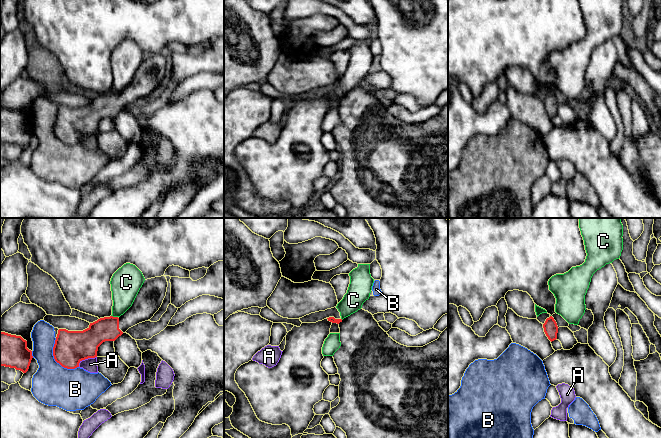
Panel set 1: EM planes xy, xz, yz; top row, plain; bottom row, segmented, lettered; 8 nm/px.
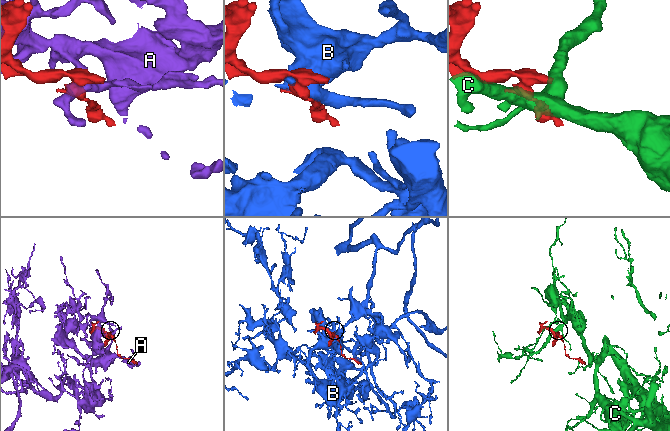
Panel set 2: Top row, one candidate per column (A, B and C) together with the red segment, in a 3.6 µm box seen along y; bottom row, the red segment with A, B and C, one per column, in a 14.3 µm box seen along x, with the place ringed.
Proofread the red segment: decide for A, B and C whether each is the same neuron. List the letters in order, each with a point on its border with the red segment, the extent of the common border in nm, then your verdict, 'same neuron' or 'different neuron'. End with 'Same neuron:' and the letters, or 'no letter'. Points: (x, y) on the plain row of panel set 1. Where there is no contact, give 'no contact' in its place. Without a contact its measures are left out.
A: xy (86, 134) | 170 nm | different neuron
B: xy (56, 137) | 300 nm | different neuron
C: xy (114, 93) | 60 nm | different neuron
Same neuron: no letter

